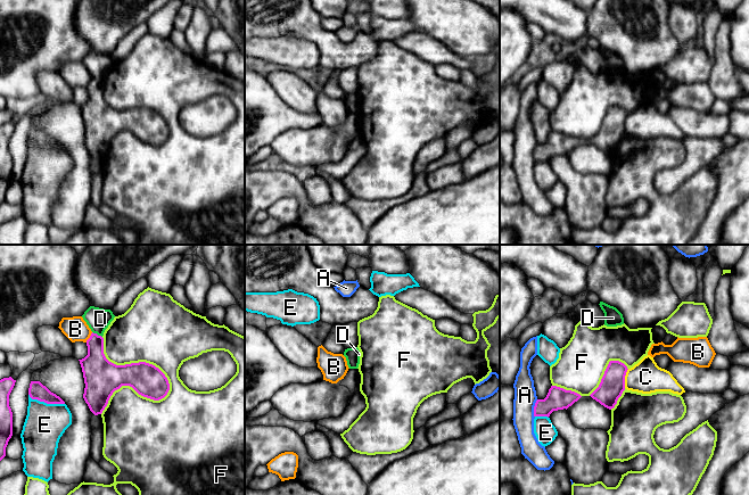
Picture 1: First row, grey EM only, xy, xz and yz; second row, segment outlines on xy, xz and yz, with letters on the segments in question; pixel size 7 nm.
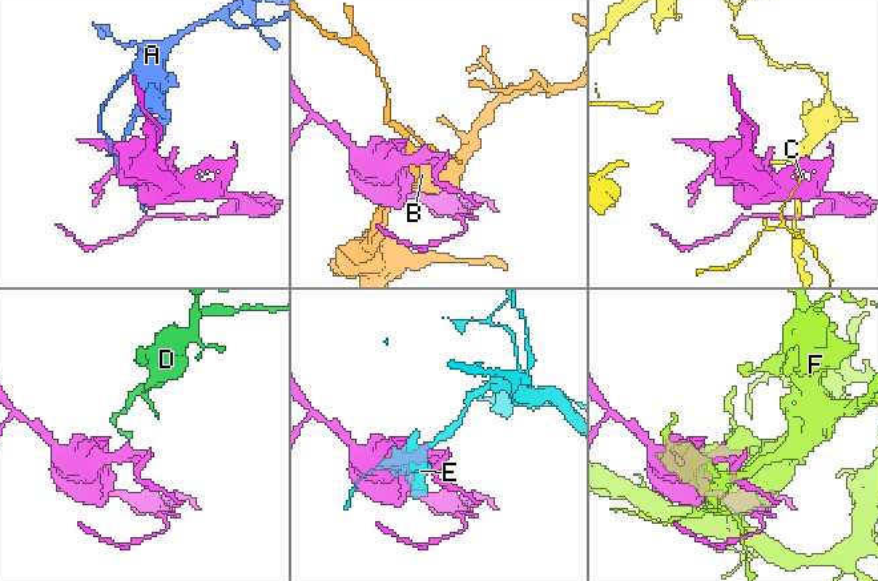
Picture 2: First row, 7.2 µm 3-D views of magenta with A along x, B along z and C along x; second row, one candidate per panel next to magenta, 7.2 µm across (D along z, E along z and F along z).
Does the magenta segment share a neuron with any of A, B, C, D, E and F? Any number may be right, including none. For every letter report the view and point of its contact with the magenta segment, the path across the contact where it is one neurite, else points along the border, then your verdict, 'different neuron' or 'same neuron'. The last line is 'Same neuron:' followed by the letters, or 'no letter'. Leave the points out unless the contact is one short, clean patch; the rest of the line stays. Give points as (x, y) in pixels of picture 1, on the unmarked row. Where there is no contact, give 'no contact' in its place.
A: contact yz (534, 154); different neuron
B: contact xy (90, 82); different neuron
C: contact yz (624, 123); border yz (628, 114), (624, 132); different neuron
D: contact xy (96, 79); border xy (92, 76), (101, 82); different neuron
E: contact xy (46, 147); different neuron
F: contact xy (134, 108); different neuron
Same neuron: no letter

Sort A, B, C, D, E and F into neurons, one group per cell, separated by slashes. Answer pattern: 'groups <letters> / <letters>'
groups A / B / C / D / E / F

